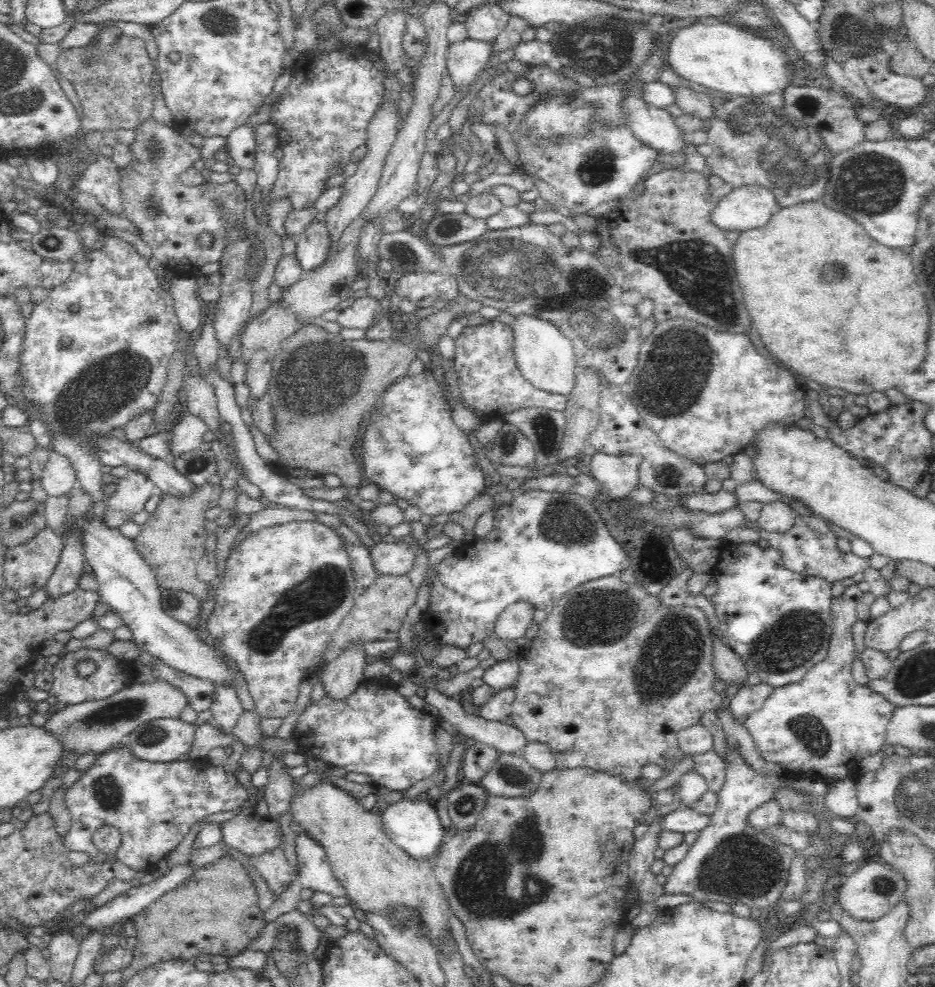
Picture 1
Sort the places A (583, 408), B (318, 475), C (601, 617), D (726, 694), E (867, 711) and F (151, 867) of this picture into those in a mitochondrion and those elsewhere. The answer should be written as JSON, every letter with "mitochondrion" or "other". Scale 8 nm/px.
{"A":"other","B":"other","C":"mitochondrion","D":"other","E":"other","F":"other"}

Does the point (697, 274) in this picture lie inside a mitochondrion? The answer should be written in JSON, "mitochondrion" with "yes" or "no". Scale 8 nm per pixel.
{"mitochondrion":"yes"}

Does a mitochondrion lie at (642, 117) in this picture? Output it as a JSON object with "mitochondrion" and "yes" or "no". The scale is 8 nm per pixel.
{"mitochondrion":"no"}

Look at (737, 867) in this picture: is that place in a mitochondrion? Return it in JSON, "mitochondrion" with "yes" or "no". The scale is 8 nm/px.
{"mitochondrion":"yes"}

